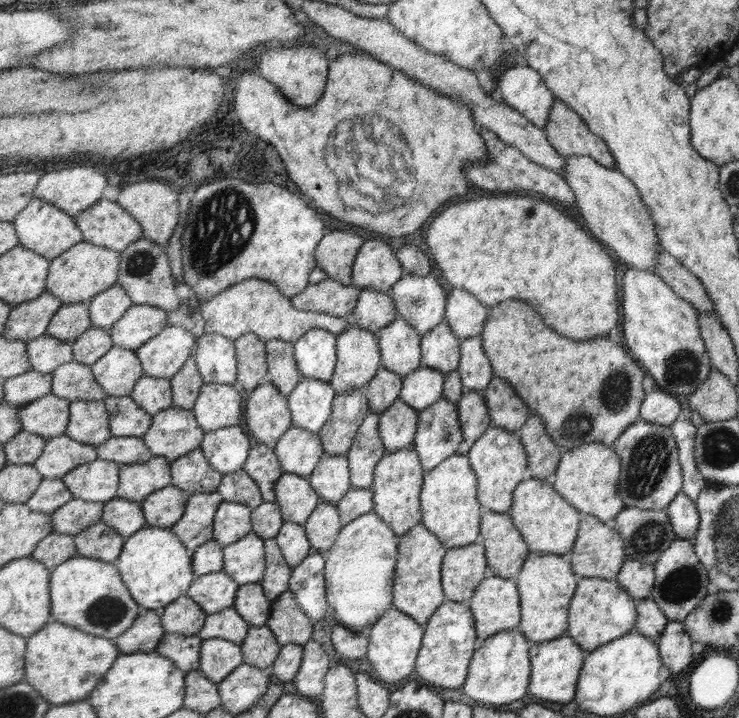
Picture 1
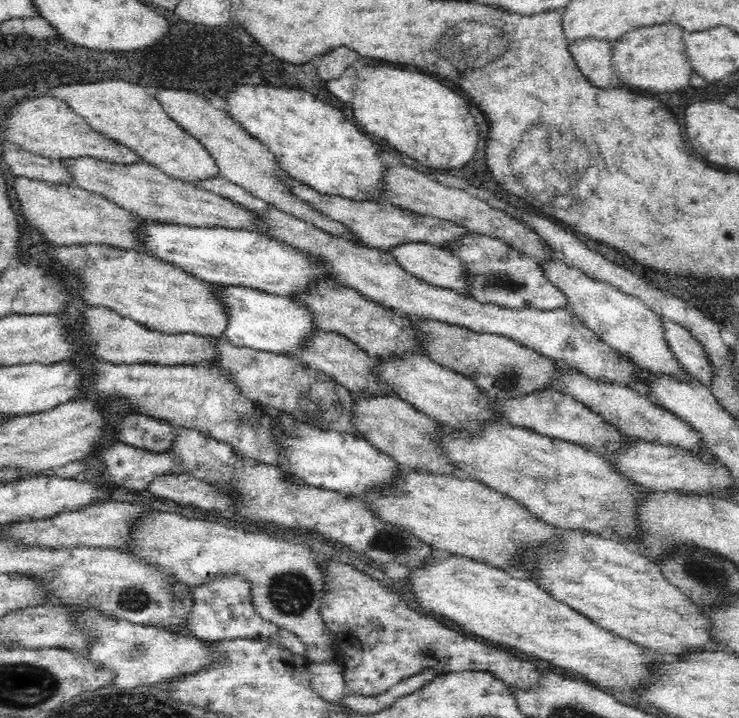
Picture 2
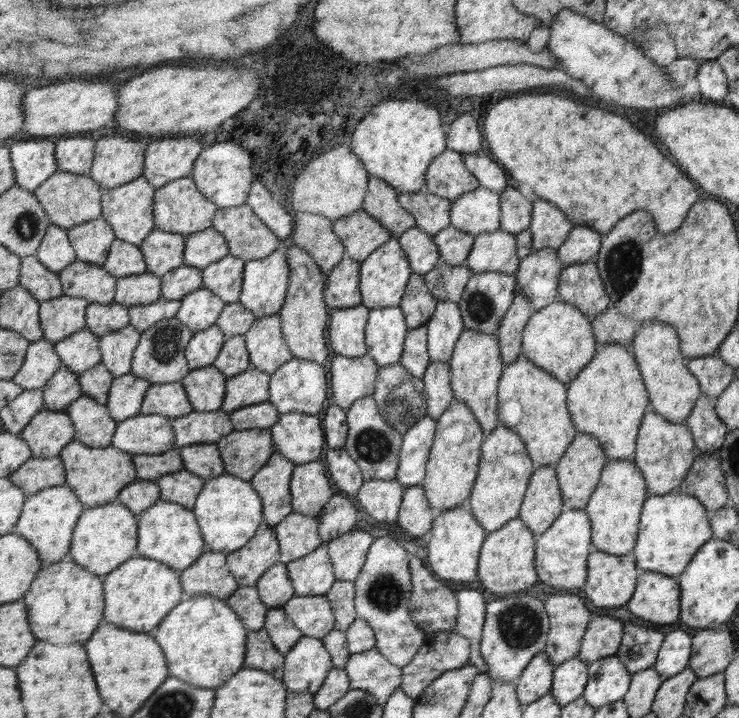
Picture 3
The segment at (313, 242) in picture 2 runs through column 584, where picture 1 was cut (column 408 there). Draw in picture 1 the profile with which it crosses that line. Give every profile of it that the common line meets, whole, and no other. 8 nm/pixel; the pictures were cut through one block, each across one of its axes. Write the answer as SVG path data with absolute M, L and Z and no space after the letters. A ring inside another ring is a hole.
M399 317L377 333L382 348L382 367L409 377L422 366L422 336L415 326Z

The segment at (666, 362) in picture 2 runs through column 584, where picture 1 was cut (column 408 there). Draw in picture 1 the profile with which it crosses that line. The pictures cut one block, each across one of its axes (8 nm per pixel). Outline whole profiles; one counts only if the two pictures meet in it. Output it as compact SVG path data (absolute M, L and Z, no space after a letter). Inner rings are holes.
M405 273L402 280L392 286L390 293L400 317L415 326L419 335L425 335L446 321L448 295L433 274Z

